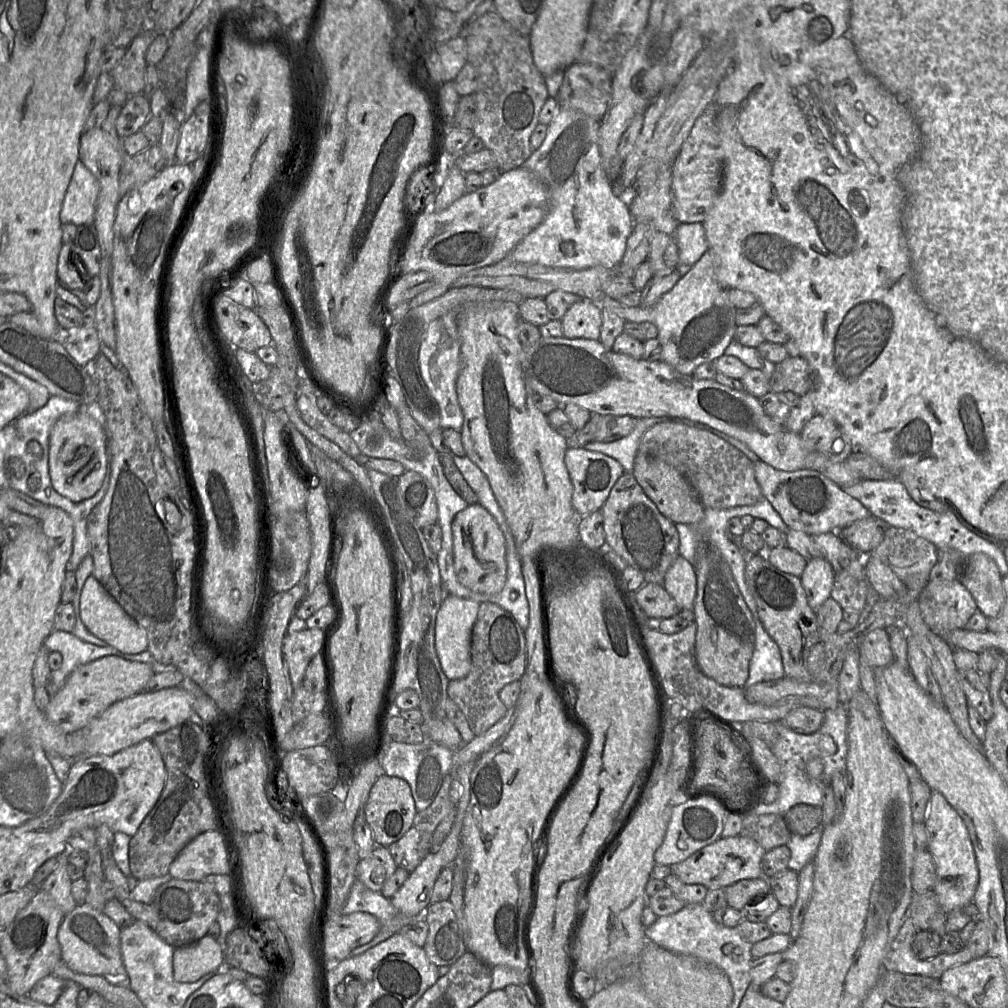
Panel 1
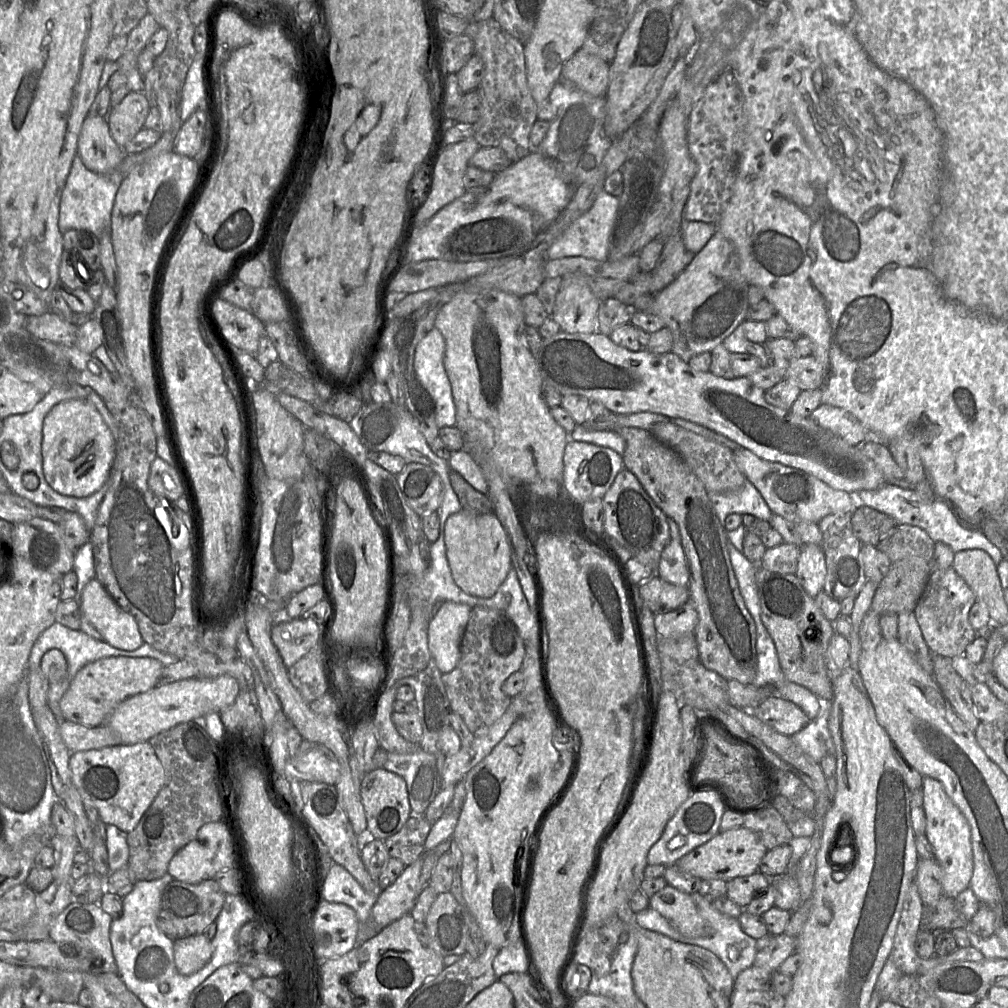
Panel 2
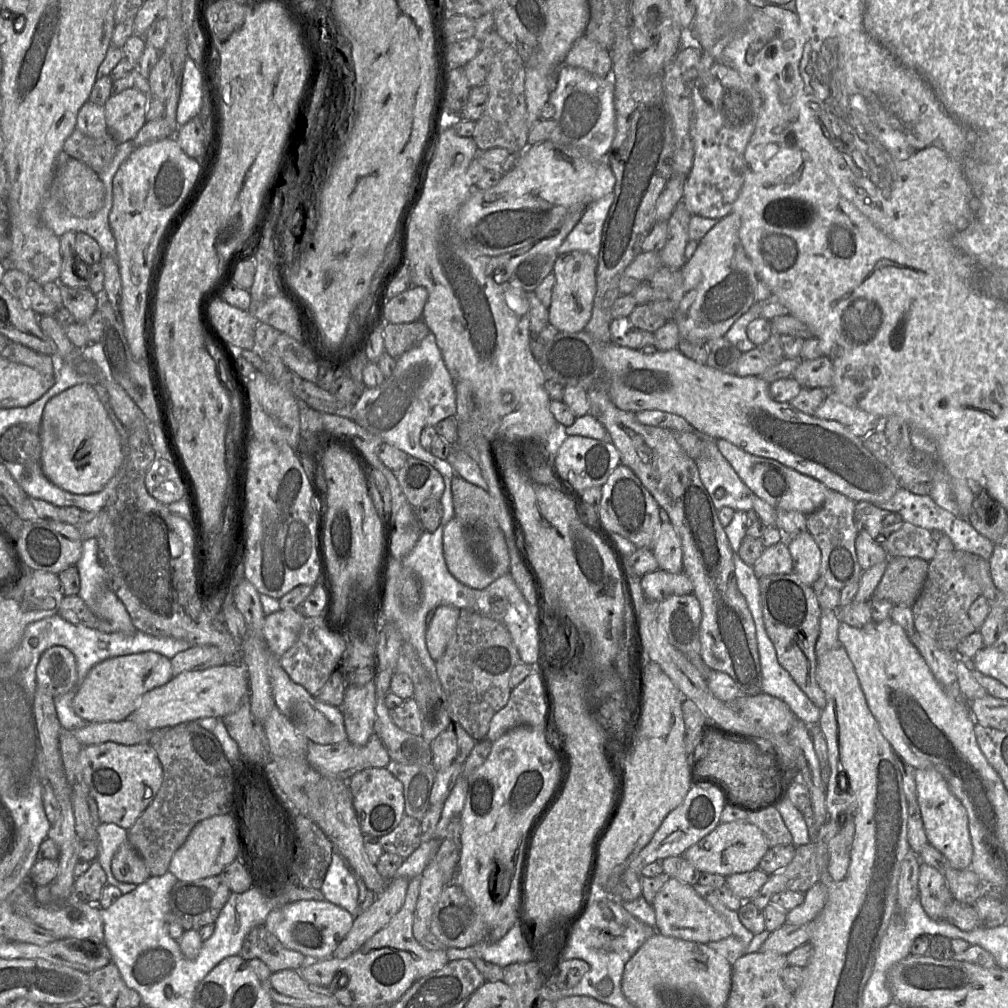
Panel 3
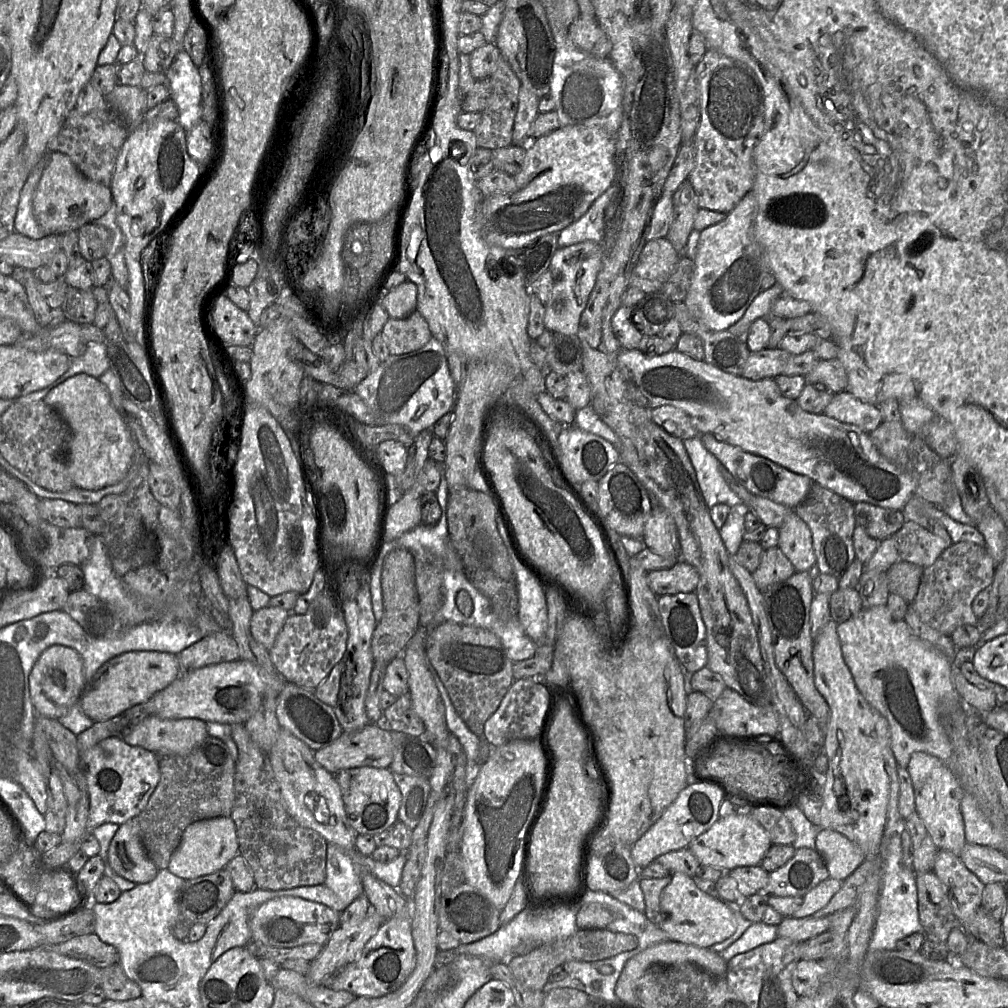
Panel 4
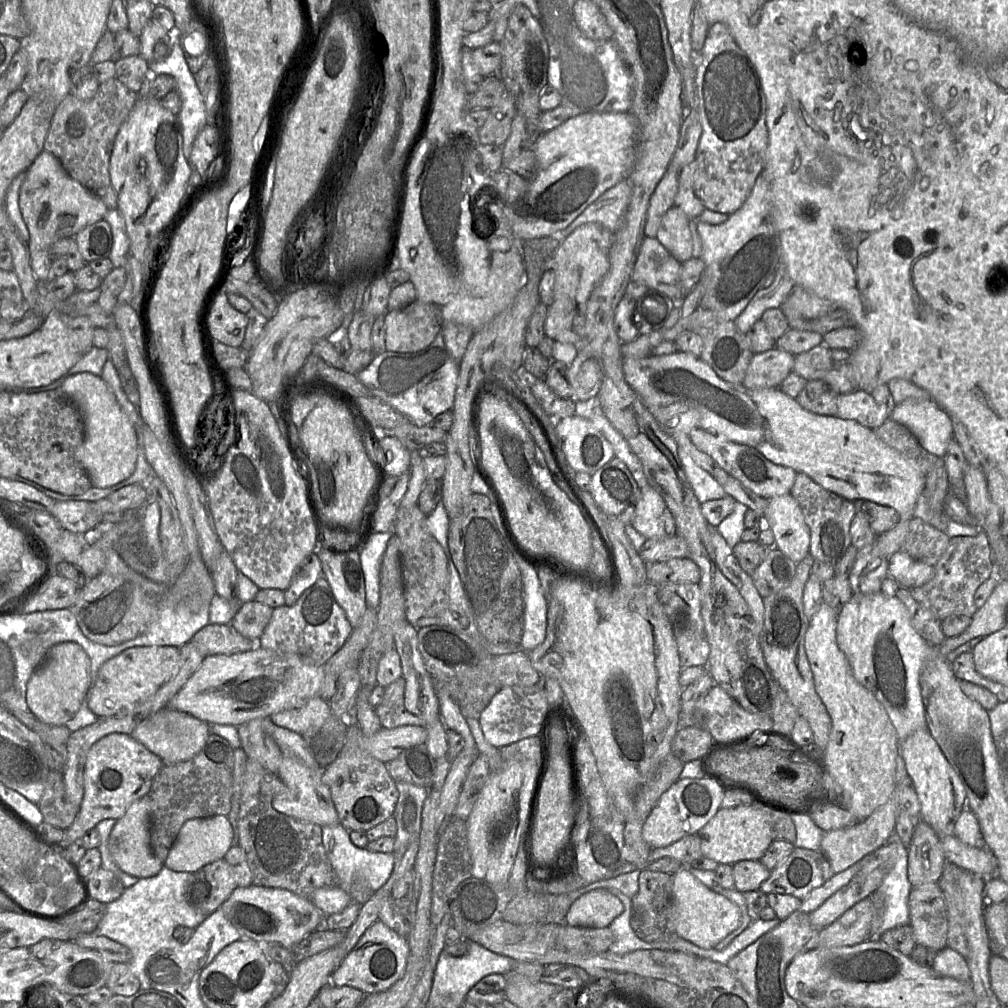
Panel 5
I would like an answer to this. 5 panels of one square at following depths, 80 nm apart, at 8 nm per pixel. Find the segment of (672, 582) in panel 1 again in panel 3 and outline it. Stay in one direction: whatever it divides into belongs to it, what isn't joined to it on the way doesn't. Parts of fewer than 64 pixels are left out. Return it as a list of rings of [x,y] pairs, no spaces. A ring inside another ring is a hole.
[[[662,522],[652,545],[652,552],[659,564],[659,569],[670,573],[683,572],[681,540],[671,523]]]

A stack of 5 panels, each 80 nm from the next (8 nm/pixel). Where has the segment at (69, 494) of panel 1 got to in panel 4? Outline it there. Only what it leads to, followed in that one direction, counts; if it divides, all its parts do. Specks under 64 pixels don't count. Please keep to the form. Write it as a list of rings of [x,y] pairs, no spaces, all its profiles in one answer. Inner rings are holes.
[[[76,374],[54,387],[44,398],[45,403],[58,412],[71,430],[65,453],[68,471],[76,487],[99,490],[120,482],[127,474],[135,455],[133,433],[121,413],[114,407],[110,394],[99,378]]]

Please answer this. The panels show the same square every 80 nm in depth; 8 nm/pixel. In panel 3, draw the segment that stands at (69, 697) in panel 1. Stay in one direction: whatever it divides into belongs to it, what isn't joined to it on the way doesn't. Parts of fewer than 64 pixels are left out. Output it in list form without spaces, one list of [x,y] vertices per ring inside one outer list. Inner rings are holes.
[[[141,652],[106,659],[95,665],[82,683],[76,685],[73,708],[87,723],[116,722],[132,715],[140,699],[172,678],[171,659],[157,652]]]

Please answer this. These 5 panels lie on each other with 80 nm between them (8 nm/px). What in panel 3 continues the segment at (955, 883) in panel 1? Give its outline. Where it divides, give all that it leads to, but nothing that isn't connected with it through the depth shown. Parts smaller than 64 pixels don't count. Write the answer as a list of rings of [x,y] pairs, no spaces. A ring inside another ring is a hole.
[[[916,769],[916,800],[919,805],[928,843],[937,849],[958,870],[970,869],[973,848],[967,813],[961,802],[950,791],[943,776],[933,769]]]

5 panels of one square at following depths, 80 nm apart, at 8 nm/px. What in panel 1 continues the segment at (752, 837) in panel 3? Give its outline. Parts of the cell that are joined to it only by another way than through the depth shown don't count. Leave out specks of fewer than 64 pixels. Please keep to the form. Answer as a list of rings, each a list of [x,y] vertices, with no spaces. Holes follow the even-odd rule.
[[[740,835],[728,838],[720,837],[714,843],[669,867],[672,874],[685,884],[700,884],[707,889],[724,889],[740,880],[762,877],[761,859],[765,852],[759,844],[750,838]]]

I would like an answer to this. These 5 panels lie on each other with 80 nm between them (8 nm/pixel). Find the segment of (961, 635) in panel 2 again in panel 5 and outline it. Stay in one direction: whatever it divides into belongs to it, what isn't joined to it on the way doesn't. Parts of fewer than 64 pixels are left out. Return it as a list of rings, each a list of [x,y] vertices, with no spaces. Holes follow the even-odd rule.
[[[980,530],[976,536],[951,538],[948,548],[934,567],[933,578],[925,585],[911,590],[913,597],[931,610],[939,621],[951,615],[972,618],[977,610],[975,592],[992,573],[991,547],[986,533]]]

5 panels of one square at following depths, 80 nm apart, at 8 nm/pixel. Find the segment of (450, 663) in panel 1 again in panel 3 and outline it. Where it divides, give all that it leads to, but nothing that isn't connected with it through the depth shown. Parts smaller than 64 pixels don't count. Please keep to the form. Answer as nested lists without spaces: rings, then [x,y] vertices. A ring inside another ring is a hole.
[[[441,605],[433,611],[426,632],[426,646],[435,662],[445,652],[459,617],[460,609],[451,605]]]

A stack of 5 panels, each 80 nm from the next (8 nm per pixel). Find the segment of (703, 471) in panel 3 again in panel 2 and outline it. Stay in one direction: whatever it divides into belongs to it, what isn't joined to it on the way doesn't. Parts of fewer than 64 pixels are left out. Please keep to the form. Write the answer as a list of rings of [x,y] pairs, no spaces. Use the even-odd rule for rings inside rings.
[[[748,480],[735,490],[726,493],[708,493],[712,506],[721,524],[731,513],[751,514],[759,520],[768,521],[772,511],[762,495]]]

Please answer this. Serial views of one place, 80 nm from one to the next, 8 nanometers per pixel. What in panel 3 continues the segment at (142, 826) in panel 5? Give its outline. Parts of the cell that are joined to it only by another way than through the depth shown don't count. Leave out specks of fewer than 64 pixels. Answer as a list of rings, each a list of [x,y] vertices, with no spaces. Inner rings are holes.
[[[128,841],[120,845],[111,862],[114,877],[125,883],[142,884],[150,873],[139,854]]]

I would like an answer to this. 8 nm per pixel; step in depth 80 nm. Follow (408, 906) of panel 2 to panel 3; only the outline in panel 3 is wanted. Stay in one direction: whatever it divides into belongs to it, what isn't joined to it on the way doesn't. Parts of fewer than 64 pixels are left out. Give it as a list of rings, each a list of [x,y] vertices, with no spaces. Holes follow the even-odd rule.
[[[394,877],[374,903],[354,918],[353,925],[334,950],[332,957],[344,959],[358,951],[375,933],[385,927],[401,909],[411,879]]]

